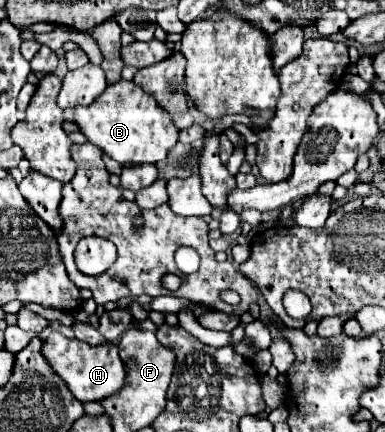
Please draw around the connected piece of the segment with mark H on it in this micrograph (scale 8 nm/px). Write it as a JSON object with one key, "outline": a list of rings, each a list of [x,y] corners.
{"outline":[[[52,332],[44,340],[42,354],[48,358],[54,372],[62,376],[62,380],[68,384],[68,388],[80,402],[102,400],[122,390],[122,382],[126,382],[126,366],[122,366],[118,346],[112,342],[104,342],[102,346],[90,346],[86,342],[78,342],[76,338],[66,338],[60,332]]]}

